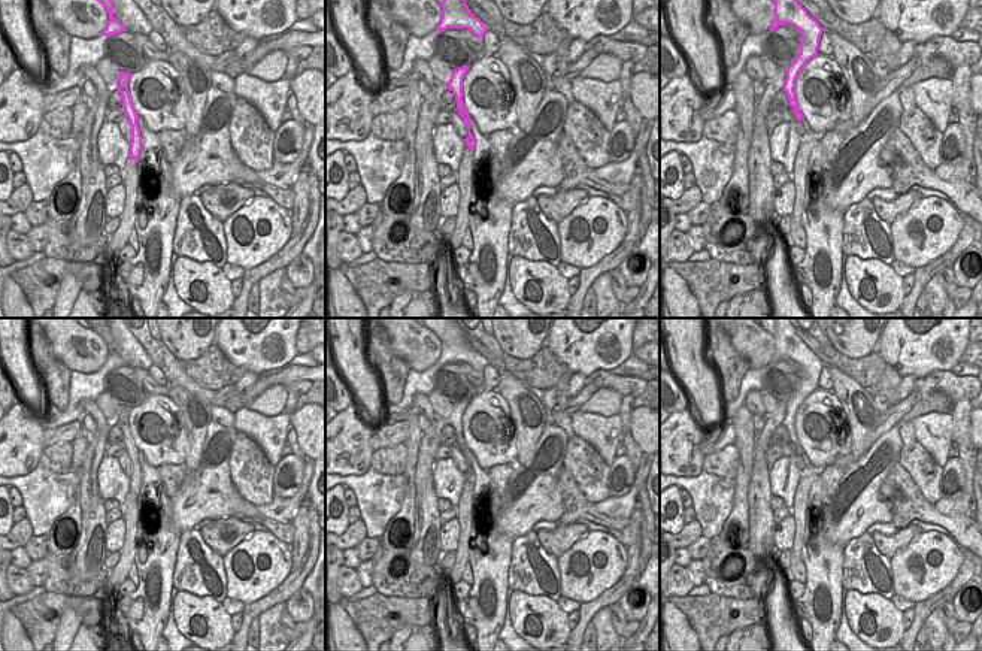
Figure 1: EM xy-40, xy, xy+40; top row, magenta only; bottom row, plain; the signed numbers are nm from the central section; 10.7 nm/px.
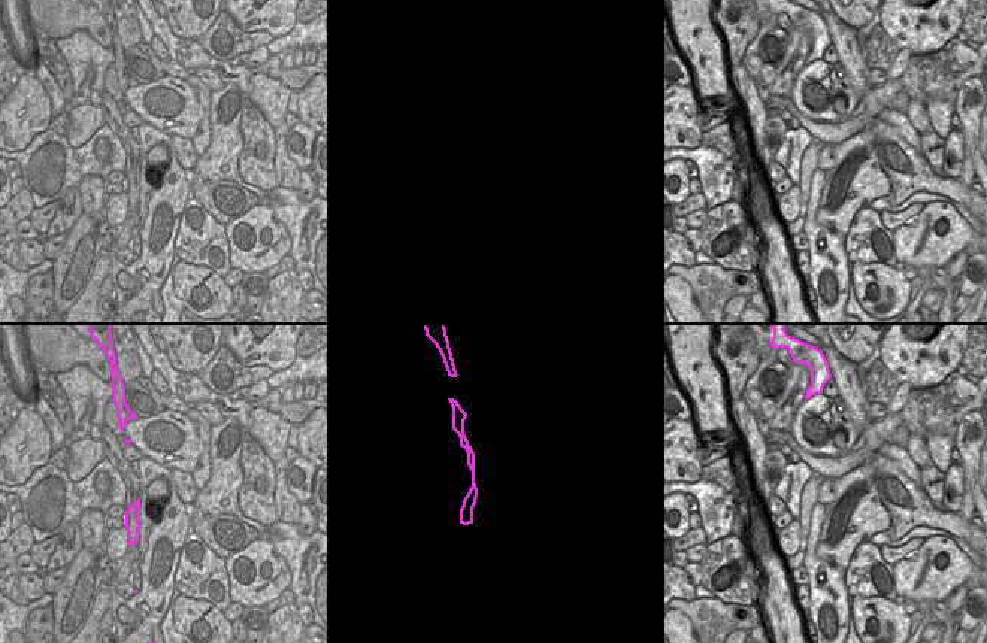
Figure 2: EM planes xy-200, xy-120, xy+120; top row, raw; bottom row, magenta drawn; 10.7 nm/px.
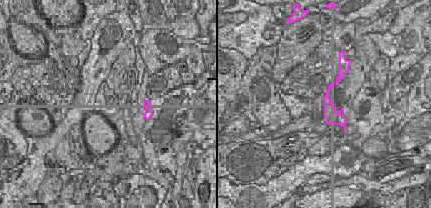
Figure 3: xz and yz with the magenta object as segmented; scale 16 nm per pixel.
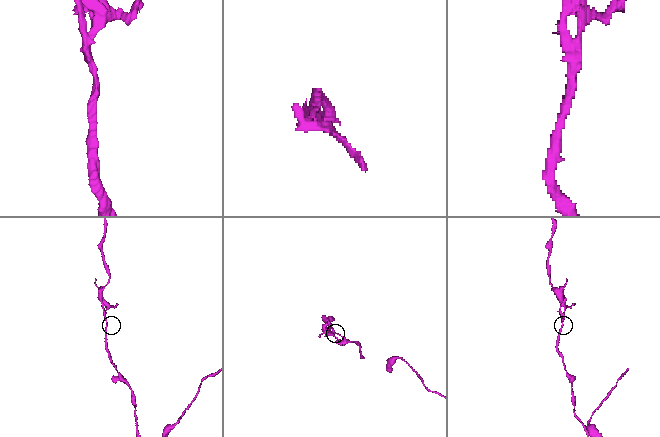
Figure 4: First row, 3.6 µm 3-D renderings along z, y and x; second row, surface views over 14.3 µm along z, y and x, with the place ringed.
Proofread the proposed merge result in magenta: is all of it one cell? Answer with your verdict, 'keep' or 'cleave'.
cleave

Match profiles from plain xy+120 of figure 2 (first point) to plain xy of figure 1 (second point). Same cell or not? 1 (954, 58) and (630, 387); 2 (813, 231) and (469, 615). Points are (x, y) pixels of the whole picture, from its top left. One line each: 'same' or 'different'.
1: same
2: same

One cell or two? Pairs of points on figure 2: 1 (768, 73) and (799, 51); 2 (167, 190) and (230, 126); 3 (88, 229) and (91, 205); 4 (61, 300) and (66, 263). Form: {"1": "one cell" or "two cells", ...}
{"1": "two cells", "2": "two cells", "3": "two cells", "4": "one cell"}

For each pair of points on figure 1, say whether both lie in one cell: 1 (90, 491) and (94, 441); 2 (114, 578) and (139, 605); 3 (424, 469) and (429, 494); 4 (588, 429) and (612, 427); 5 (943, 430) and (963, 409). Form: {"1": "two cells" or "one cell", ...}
{"1": "one cell", "2": "two cells", "3": "two cells", "4": "one cell", "5": "two cells"}

